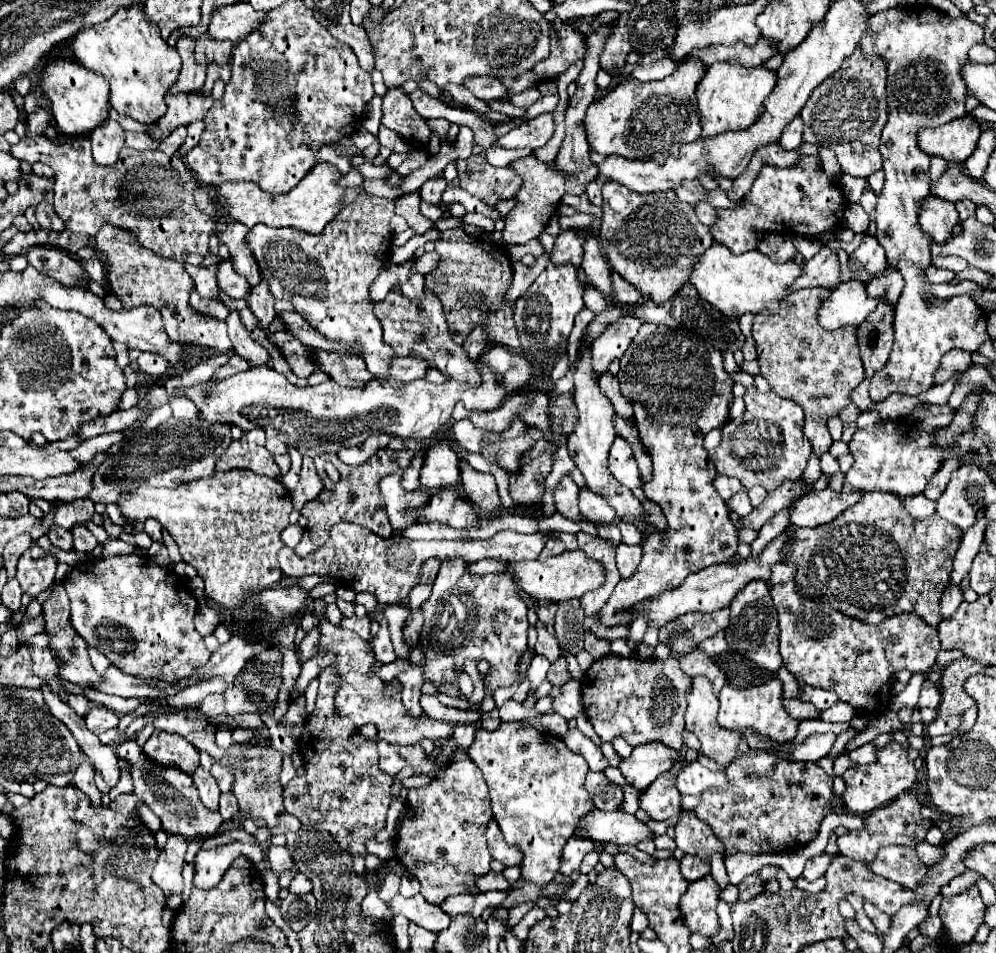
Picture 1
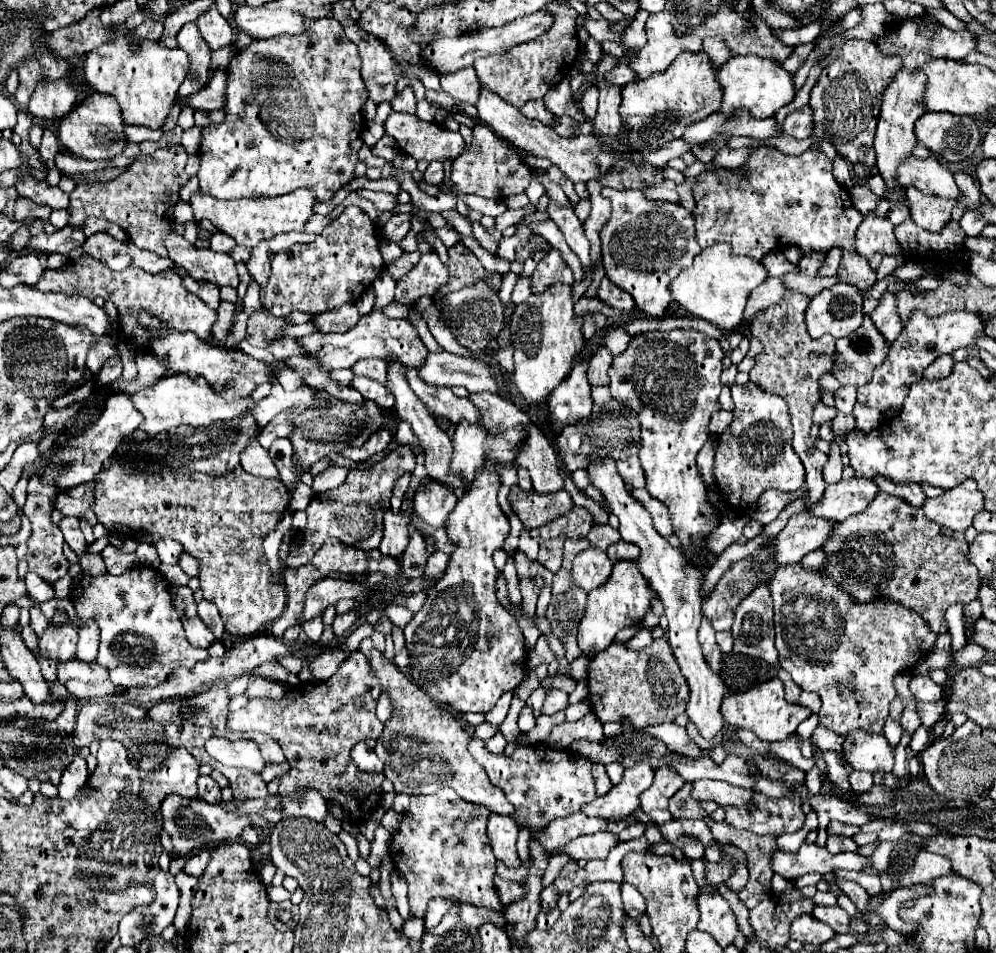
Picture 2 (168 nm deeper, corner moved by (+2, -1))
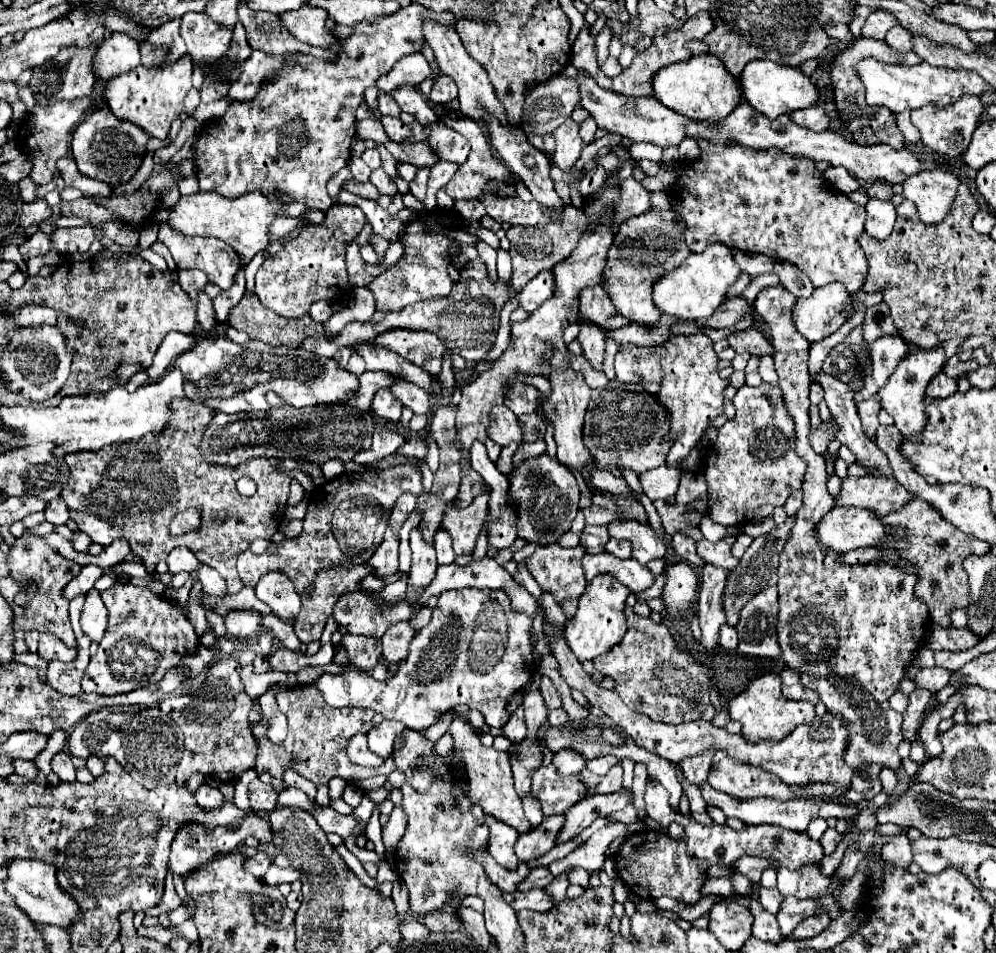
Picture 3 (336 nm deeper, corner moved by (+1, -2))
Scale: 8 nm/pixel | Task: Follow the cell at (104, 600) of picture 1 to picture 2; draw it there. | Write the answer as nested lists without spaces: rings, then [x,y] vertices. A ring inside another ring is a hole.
[[[139,564],[131,570],[127,570],[121,576],[113,574],[103,574],[103,576],[93,576],[91,584],[83,588],[79,596],[73,598],[75,614],[81,620],[81,626],[85,626],[89,620],[95,620],[99,626],[99,654],[97,662],[109,670],[111,682],[121,688],[135,688],[135,686],[159,686],[165,680],[169,680],[169,674],[173,668],[179,666],[193,666],[197,662],[203,662],[209,658],[207,650],[193,648],[183,630],[183,622],[179,618],[177,608],[173,606],[173,596],[169,592],[169,584],[165,578],[155,570],[153,566]]]

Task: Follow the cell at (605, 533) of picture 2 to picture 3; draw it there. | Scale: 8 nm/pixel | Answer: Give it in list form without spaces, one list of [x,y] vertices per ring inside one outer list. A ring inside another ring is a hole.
[[[614,521],[608,529],[614,539],[630,541],[632,557],[644,565],[652,559],[660,559],[666,555],[666,545],[658,539],[650,525],[642,525],[636,521]]]

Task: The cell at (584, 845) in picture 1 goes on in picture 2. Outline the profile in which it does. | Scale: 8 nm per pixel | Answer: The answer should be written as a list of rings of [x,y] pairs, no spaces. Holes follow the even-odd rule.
[[[555,852],[555,854],[551,856],[551,860],[549,860],[547,870],[545,870],[543,884],[545,884],[545,886],[553,884],[553,880],[555,880],[555,878],[557,878],[557,874],[565,868],[565,864],[567,864],[567,862],[571,862],[571,858],[569,858],[567,854],[563,854],[563,852]]]

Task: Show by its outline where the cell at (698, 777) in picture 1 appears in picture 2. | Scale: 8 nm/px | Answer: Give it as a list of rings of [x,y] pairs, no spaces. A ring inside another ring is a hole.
[[[695,780],[693,798],[713,800],[719,806],[749,806],[753,792],[749,788],[739,788],[723,780]]]

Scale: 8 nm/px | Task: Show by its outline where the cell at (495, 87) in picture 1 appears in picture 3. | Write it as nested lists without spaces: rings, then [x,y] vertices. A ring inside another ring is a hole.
[[[440,75],[440,77],[434,79],[434,87],[432,87],[430,95],[428,95],[430,103],[440,105],[440,103],[448,103],[448,101],[452,101],[456,97],[458,97],[458,87],[448,75]]]

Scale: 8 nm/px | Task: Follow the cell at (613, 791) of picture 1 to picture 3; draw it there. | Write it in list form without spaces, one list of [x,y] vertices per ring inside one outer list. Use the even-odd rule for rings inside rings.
[[[604,755],[604,757],[596,757],[596,759],[588,761],[586,767],[588,767],[592,773],[596,773],[596,775],[606,775],[608,769],[614,767],[616,763],[620,763],[618,757],[614,757],[614,755]]]

